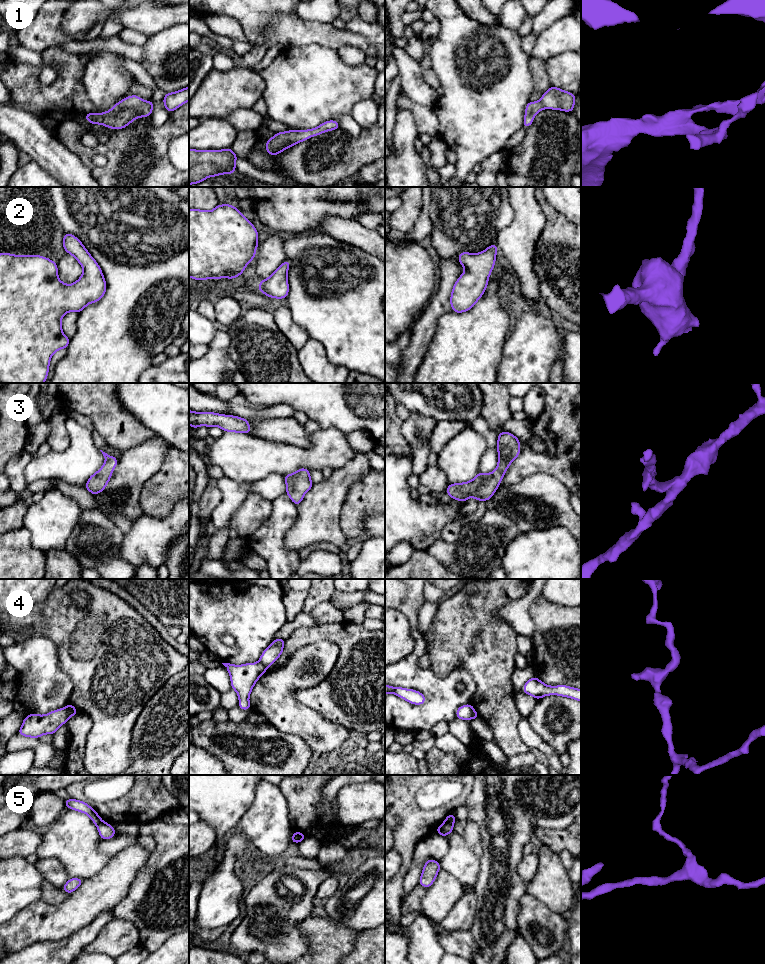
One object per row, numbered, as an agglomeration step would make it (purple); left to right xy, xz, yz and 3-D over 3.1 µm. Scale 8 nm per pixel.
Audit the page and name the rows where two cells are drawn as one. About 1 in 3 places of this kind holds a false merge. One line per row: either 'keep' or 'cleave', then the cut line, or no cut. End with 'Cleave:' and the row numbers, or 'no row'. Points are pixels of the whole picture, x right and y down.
1: keep; no cut
2: keep; no cut
3: keep; no cut
4: cleave; cut in xy along (65, 707), (69, 716)
5: cleave; cut in yz along (444, 822), (452, 825)
Cleave: 4, 5

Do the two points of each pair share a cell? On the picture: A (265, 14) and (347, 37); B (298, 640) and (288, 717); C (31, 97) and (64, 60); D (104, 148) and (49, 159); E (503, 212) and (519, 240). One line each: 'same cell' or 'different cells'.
A: same cell
B: different cells
C: same cell
D: different cells
E: different cells

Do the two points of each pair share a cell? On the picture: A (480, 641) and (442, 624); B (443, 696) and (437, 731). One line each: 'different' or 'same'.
A: same
B: different

